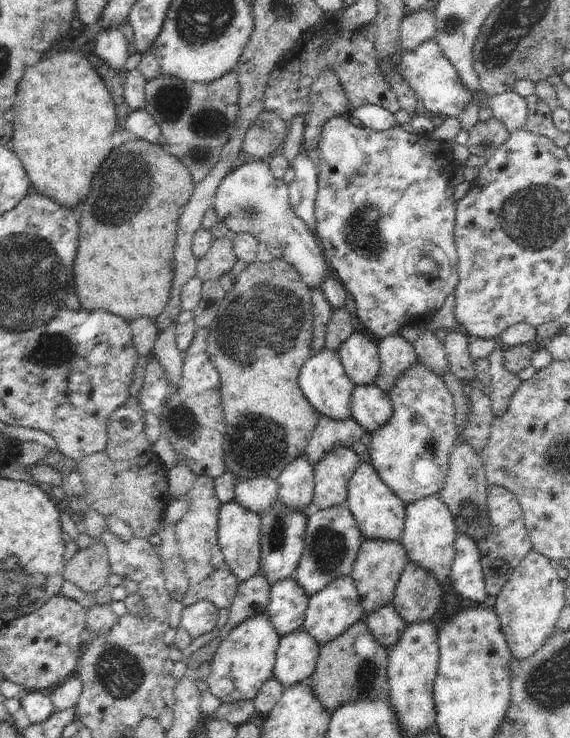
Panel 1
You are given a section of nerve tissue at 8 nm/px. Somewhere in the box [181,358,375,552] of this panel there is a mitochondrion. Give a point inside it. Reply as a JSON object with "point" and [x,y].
{"point":[259,445]}

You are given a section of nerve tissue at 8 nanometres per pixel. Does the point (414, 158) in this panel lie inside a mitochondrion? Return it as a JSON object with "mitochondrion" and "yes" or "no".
{"mitochondrion":"no"}

